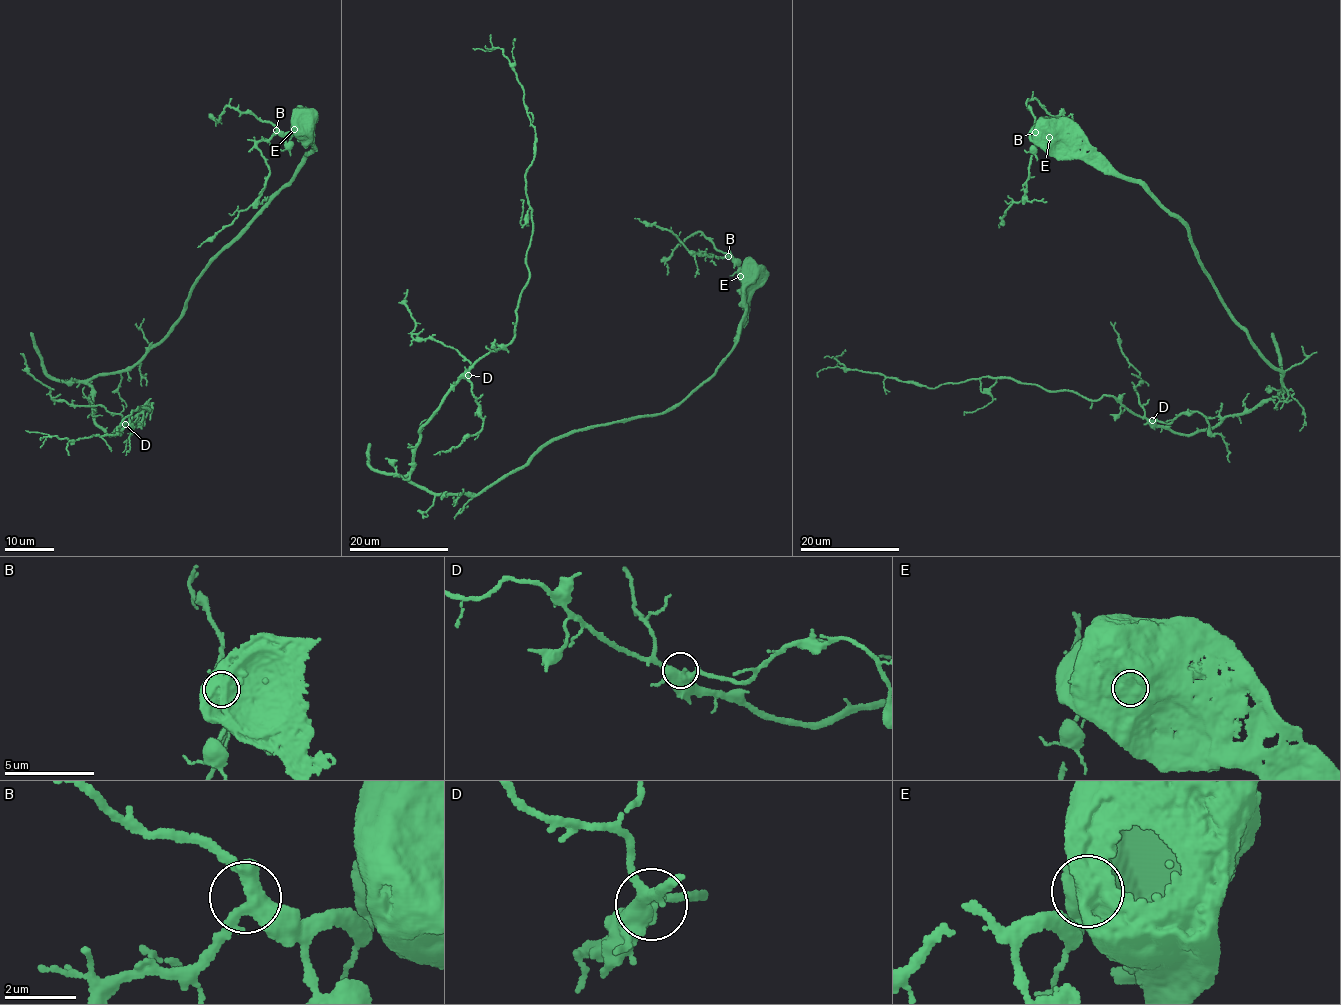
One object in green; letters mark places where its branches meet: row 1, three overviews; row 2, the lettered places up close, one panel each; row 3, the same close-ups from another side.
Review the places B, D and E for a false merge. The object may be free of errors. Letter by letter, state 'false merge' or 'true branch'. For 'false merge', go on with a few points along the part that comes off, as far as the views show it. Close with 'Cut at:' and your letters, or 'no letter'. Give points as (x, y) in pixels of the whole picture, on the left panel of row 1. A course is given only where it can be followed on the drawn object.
B: true branch
D: true branch
E: false merge; course (294, 128), (290, 134), (276, 132), (257, 144), (269, 169), (262, 195), (240, 210), (228, 226), (197, 247)
Cut at: E

